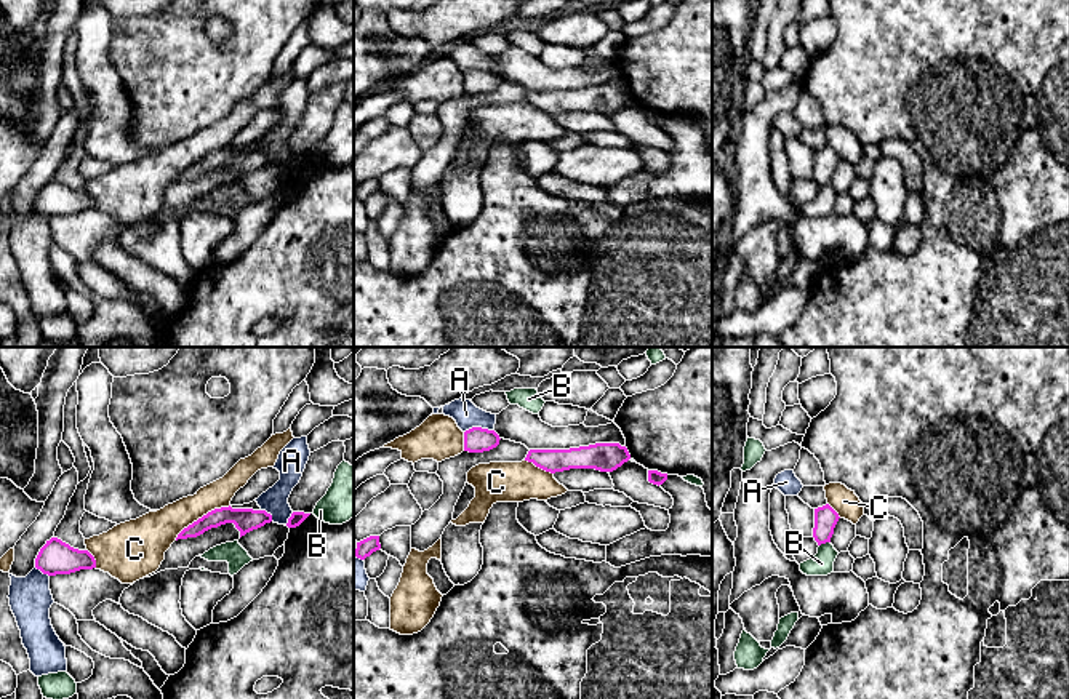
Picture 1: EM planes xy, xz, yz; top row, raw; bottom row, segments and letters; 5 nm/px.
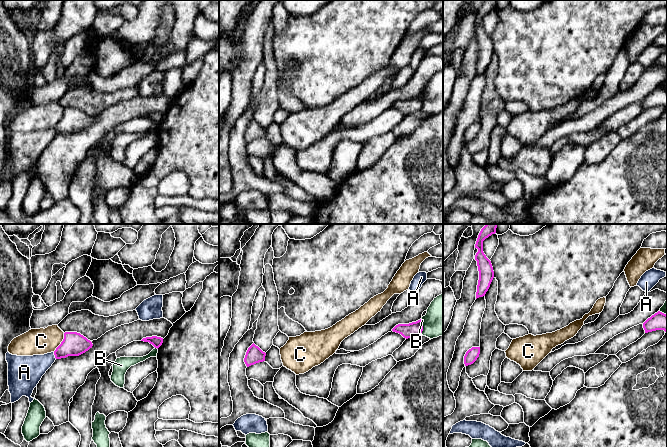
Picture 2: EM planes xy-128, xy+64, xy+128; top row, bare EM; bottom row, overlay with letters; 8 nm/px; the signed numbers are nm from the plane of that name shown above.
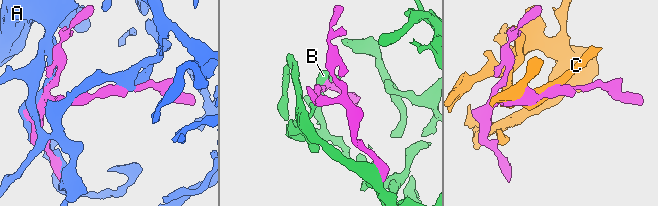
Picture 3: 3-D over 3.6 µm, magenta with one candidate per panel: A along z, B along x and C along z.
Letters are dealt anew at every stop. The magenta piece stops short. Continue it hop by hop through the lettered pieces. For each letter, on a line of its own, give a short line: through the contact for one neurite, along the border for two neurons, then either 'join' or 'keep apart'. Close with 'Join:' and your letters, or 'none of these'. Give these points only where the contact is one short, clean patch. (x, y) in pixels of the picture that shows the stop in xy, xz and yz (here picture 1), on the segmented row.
A: keep apart
B: keep apart
C: keep apart
Join: none of these

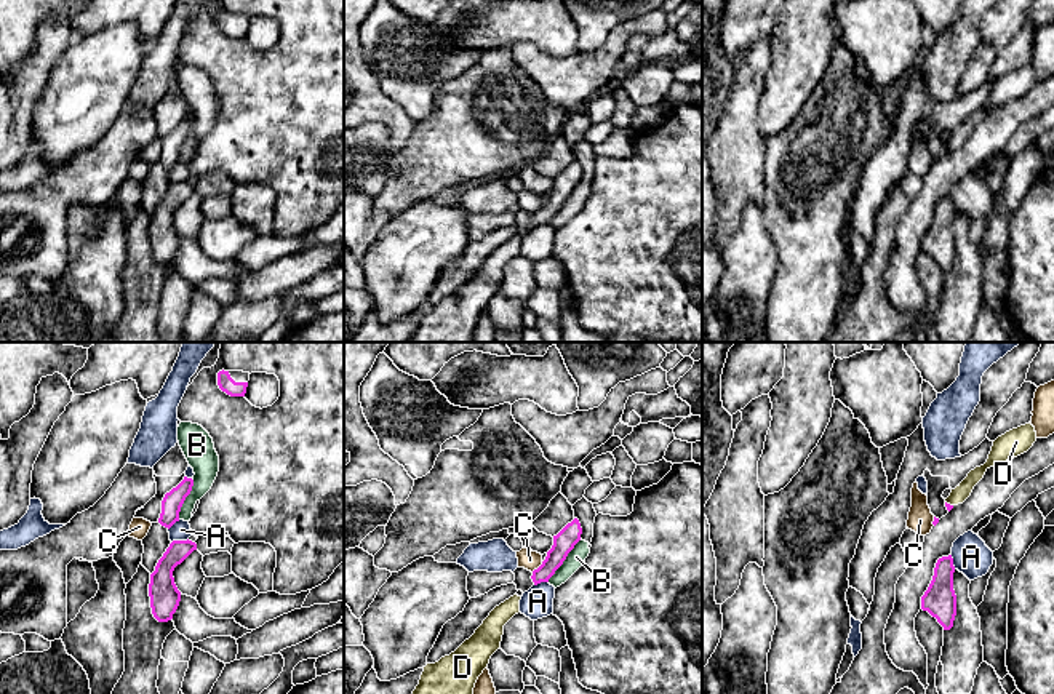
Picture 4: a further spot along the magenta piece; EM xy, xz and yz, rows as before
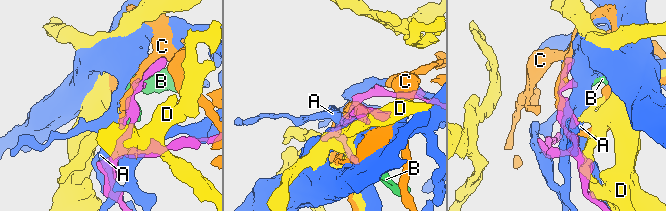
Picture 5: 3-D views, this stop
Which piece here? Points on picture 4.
A: keep apart
B: keep apart
C: keep apart
D: yz (949, 507), (949, 504), (963, 491) | join
Join: D

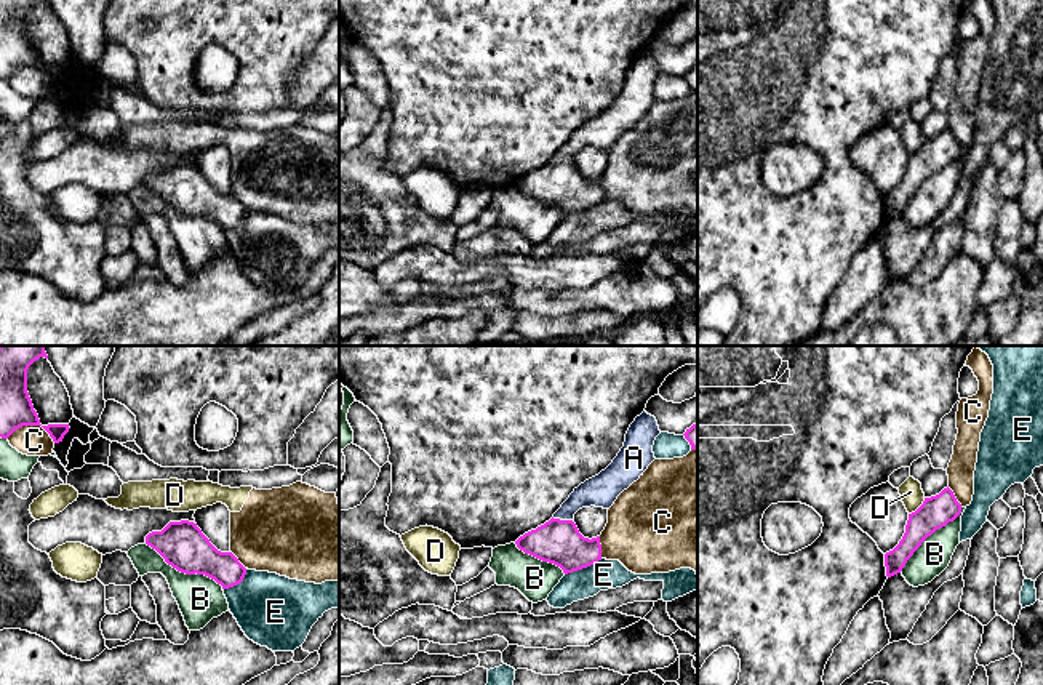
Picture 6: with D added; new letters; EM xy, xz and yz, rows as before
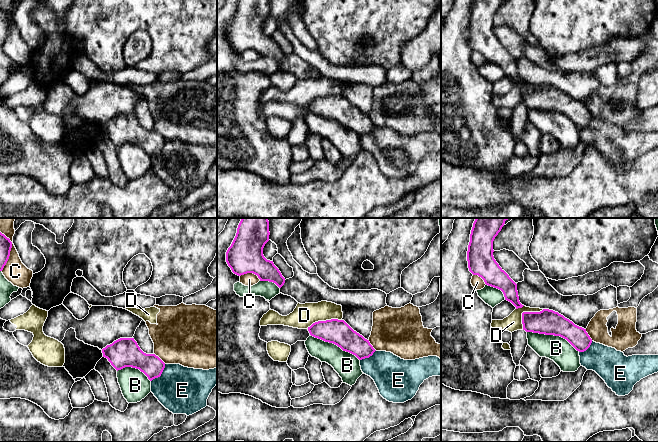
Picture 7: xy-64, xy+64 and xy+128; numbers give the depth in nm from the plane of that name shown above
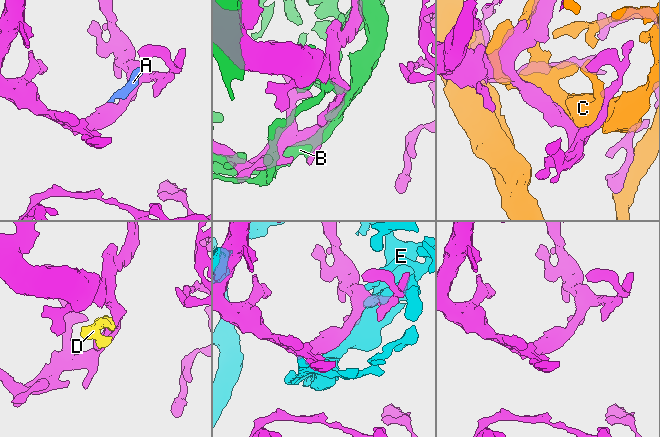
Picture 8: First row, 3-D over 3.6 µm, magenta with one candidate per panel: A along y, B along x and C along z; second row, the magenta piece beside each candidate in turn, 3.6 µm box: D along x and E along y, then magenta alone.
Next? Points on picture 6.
A: xz (557, 541), (563, 520), (583, 496), (602, 490) | join
B: keep apart
C: keep apart
D: yz (925, 498), (909, 514) | keep apart
E: keep apart
Join: A

